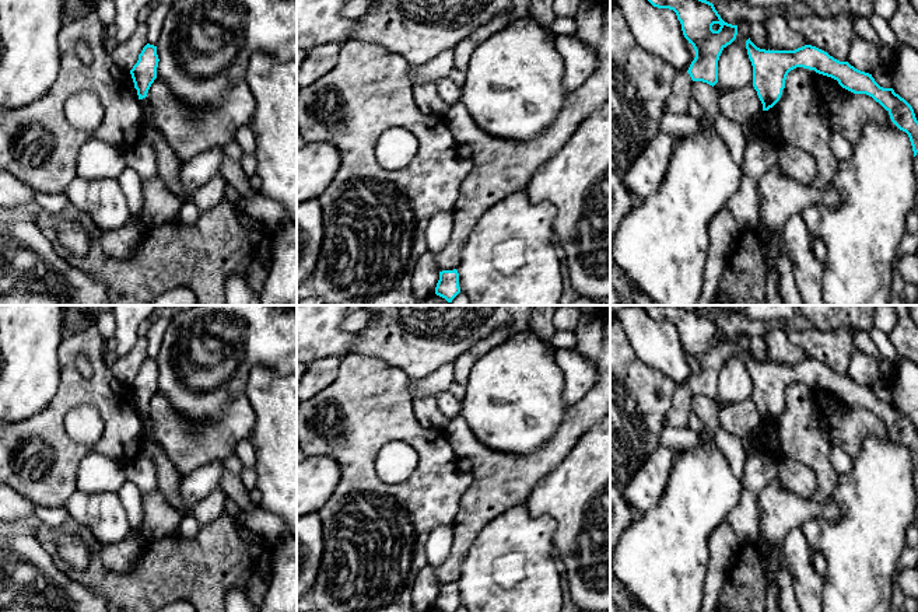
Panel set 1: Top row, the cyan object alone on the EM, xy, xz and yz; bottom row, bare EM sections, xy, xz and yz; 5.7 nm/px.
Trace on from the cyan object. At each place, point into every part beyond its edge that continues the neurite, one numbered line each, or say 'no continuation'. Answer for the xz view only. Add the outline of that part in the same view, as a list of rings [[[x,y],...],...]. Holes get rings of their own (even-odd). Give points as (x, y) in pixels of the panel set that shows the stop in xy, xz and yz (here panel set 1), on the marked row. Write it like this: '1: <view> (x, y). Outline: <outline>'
no continuation

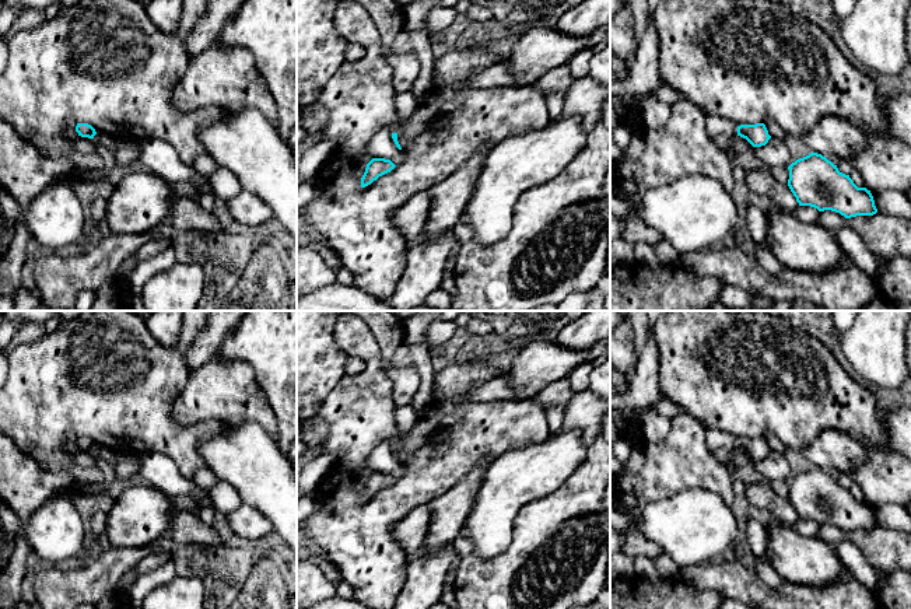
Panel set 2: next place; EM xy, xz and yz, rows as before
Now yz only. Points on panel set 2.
1: yz (717, 128). Outline: [[[704,115],[705,116],[705,129],[711,139],[719,140],[725,136],[737,136],[737,126],[732,122],[714,115]]]

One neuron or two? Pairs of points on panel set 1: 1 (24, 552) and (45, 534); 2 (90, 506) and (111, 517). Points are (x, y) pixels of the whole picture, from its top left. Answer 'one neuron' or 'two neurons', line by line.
1: two neurons
2: one neuron

